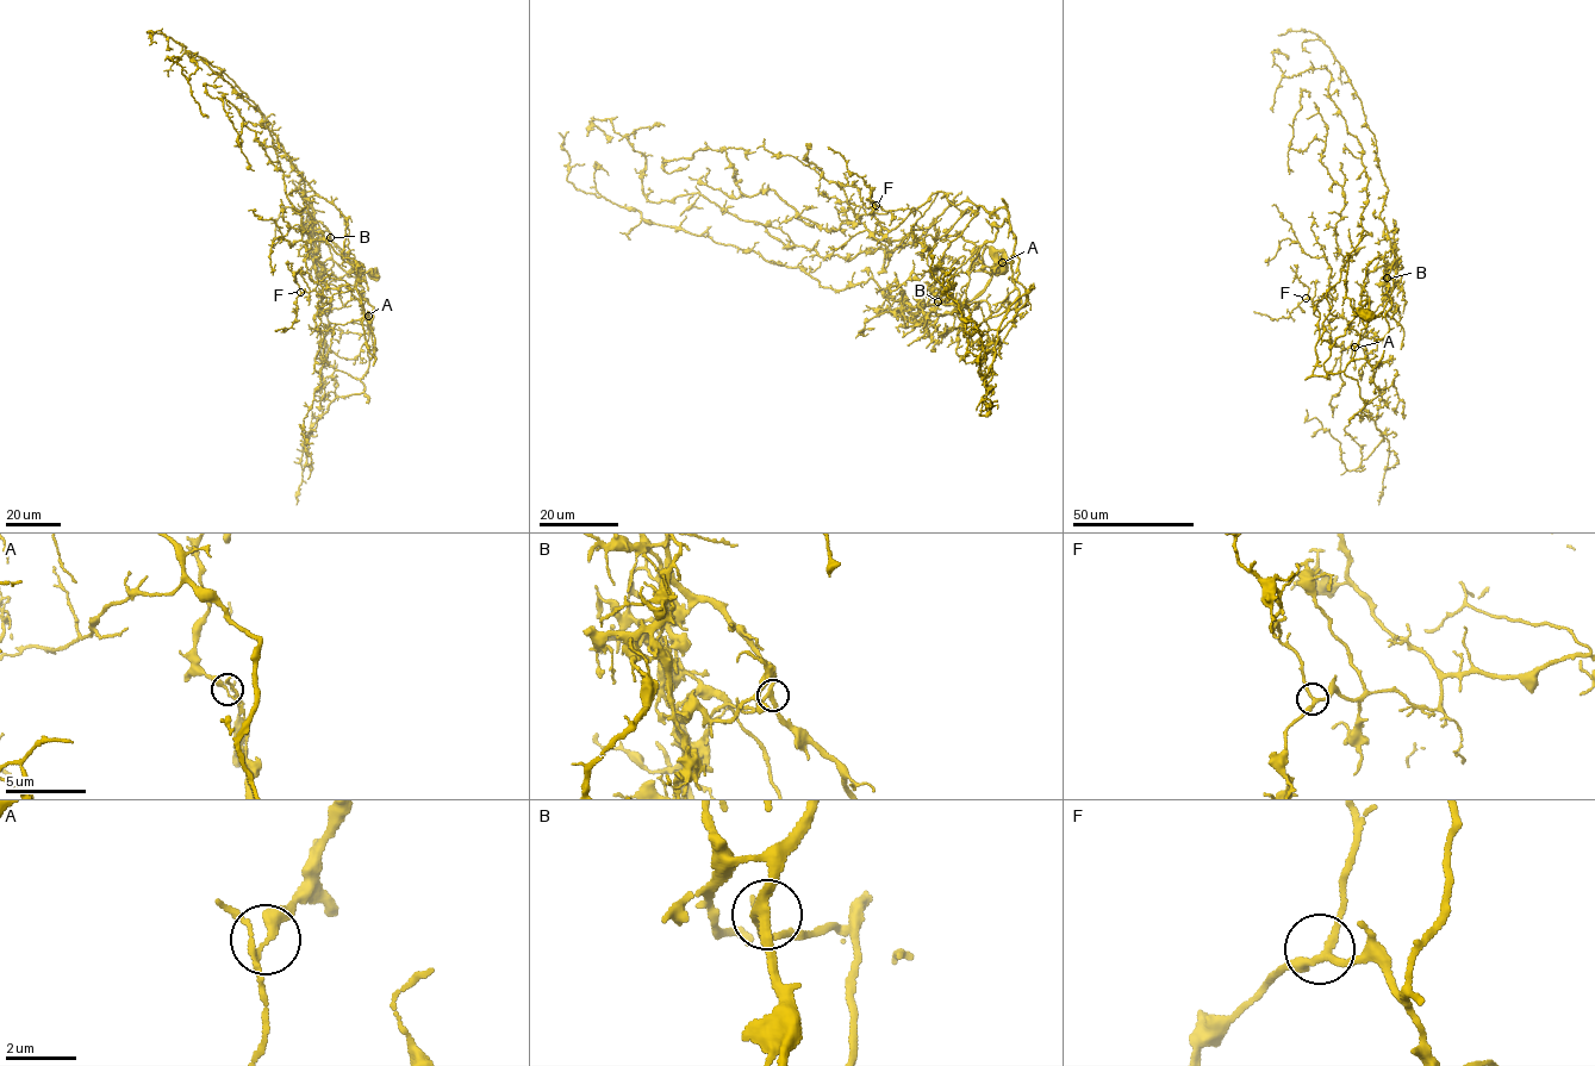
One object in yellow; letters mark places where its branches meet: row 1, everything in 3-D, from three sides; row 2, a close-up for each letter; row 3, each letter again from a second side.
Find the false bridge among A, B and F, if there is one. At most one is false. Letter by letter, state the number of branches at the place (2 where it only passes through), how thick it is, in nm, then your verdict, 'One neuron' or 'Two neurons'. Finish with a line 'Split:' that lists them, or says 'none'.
A: Branches: 3. Thickness 190 nm. Two neurons
B: Branches: 3. Thickness 240 nm. One neuron
F: Branches: 3. Thickness 200 nm. One neuron
Split: A

